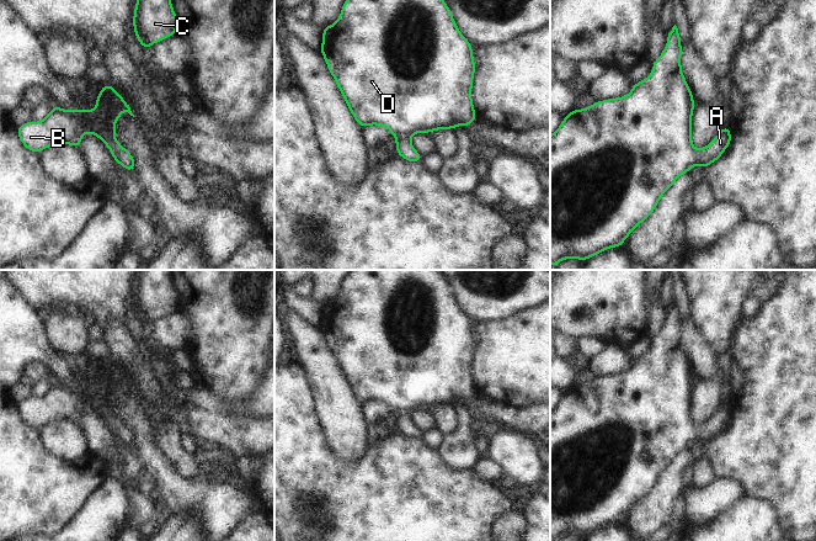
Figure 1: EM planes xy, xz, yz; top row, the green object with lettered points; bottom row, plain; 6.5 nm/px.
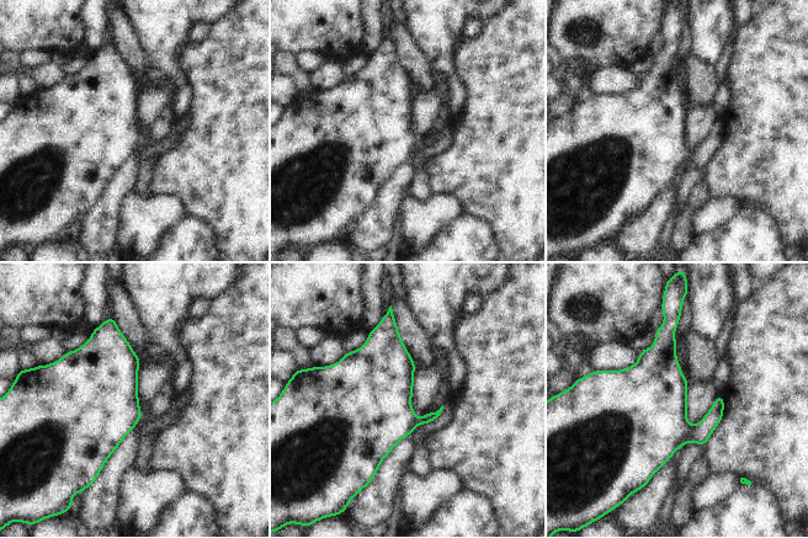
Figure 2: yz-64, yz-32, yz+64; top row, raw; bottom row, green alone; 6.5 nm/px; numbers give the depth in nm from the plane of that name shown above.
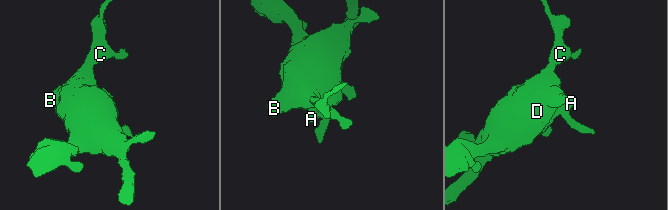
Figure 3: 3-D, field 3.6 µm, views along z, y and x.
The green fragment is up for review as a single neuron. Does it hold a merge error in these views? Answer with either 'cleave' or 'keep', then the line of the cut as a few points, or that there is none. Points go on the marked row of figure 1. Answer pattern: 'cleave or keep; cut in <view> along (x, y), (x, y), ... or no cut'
keep; no cut

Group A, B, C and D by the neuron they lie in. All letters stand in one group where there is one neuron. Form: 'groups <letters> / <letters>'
groups A B C D

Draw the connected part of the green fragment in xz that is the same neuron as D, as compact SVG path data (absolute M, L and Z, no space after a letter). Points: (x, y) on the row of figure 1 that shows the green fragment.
M346 0L338 20L322 28L320 53L356 122L362 128L372 124L388 128L396 138L395 152L406 161L422 160L411 144L412 134L469 127L476 121L471 99L473 46L460 33L444 0Z

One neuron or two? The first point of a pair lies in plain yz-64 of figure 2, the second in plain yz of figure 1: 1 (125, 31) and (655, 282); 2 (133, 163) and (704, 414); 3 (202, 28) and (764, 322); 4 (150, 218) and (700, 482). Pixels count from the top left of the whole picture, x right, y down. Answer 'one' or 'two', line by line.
1: two
2: two
3: two
4: two

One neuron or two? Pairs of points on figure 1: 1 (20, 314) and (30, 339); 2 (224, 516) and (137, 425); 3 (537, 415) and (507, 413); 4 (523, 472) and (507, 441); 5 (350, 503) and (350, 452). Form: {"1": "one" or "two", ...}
{"1": "one", "2": "one", "3": "one", "4": "one", "5": "two"}

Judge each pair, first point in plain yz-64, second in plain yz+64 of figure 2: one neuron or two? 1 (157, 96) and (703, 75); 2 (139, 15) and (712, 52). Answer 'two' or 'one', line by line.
1: two
2: one

